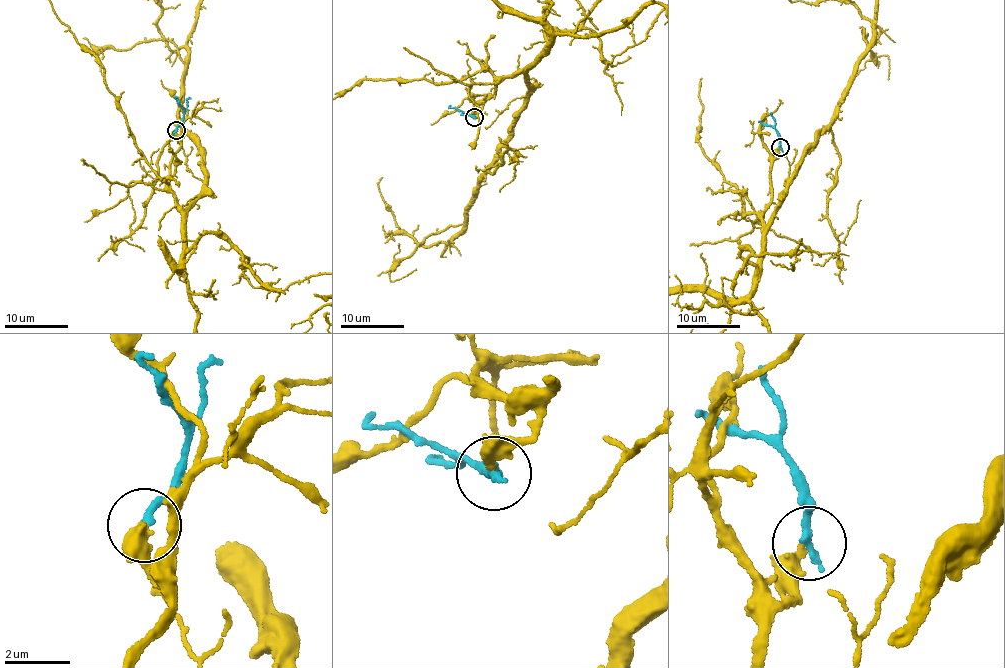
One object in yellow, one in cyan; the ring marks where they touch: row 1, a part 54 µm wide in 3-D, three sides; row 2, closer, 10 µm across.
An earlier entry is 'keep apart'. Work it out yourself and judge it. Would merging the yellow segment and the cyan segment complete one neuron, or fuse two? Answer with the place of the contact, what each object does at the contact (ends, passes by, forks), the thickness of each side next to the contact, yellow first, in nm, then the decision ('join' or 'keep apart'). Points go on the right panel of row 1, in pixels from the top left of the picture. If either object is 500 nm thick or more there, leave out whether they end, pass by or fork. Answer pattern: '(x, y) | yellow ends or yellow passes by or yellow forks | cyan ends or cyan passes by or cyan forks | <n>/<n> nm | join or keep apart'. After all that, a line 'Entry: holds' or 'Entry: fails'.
(780, 147) | yellow ends | cyan ends | 400/300 nm | keep apart
Entry: holds

